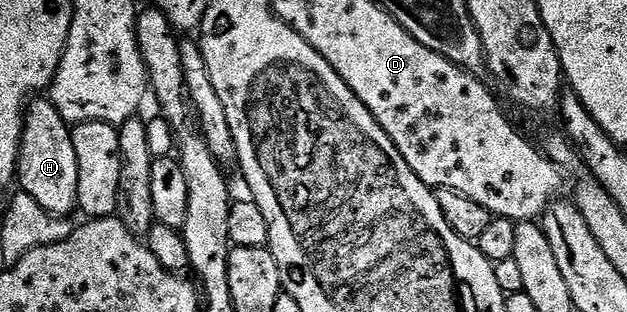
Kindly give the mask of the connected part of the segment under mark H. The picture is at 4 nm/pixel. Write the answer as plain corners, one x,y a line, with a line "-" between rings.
33,98
24,109
16,179
19,190
32,197
49,214
68,217
72,215
71,211
77,210
78,153
74,153
72,127
65,123
62,113
54,109
51,98

